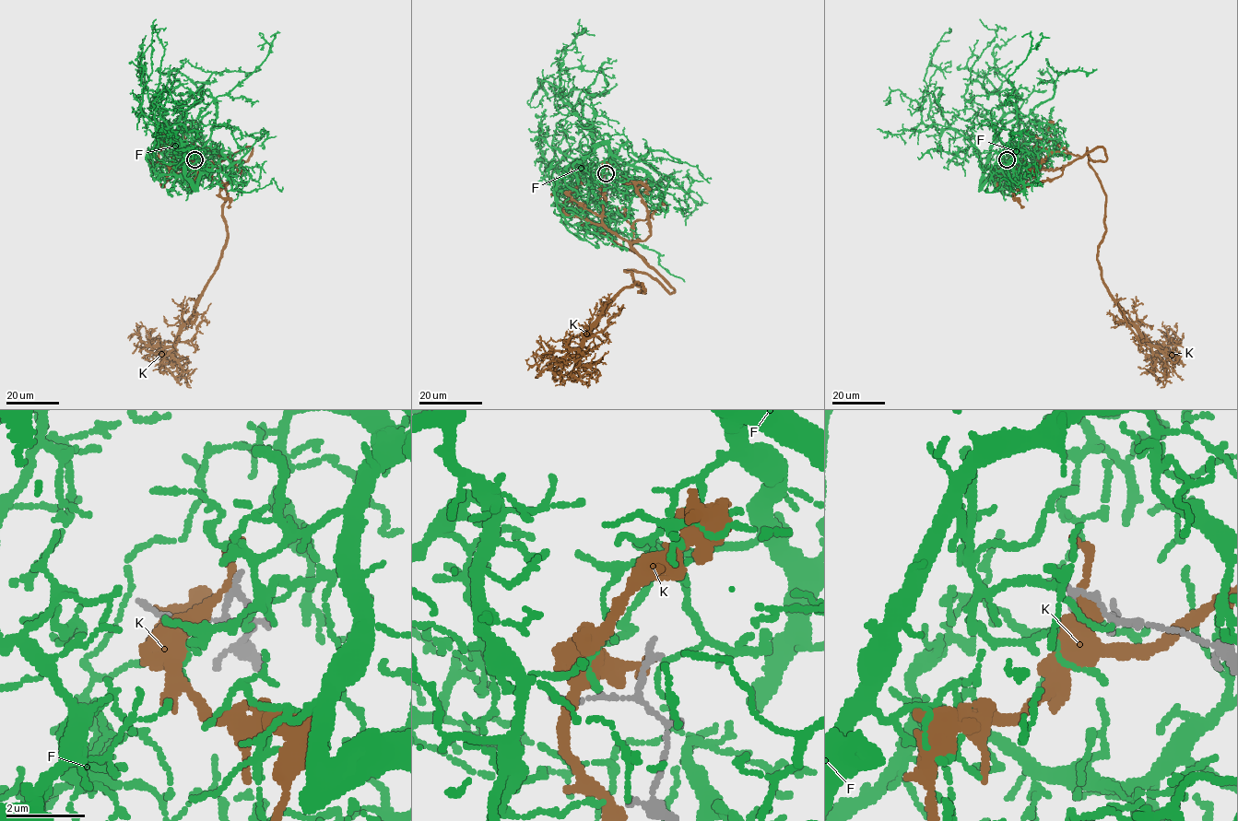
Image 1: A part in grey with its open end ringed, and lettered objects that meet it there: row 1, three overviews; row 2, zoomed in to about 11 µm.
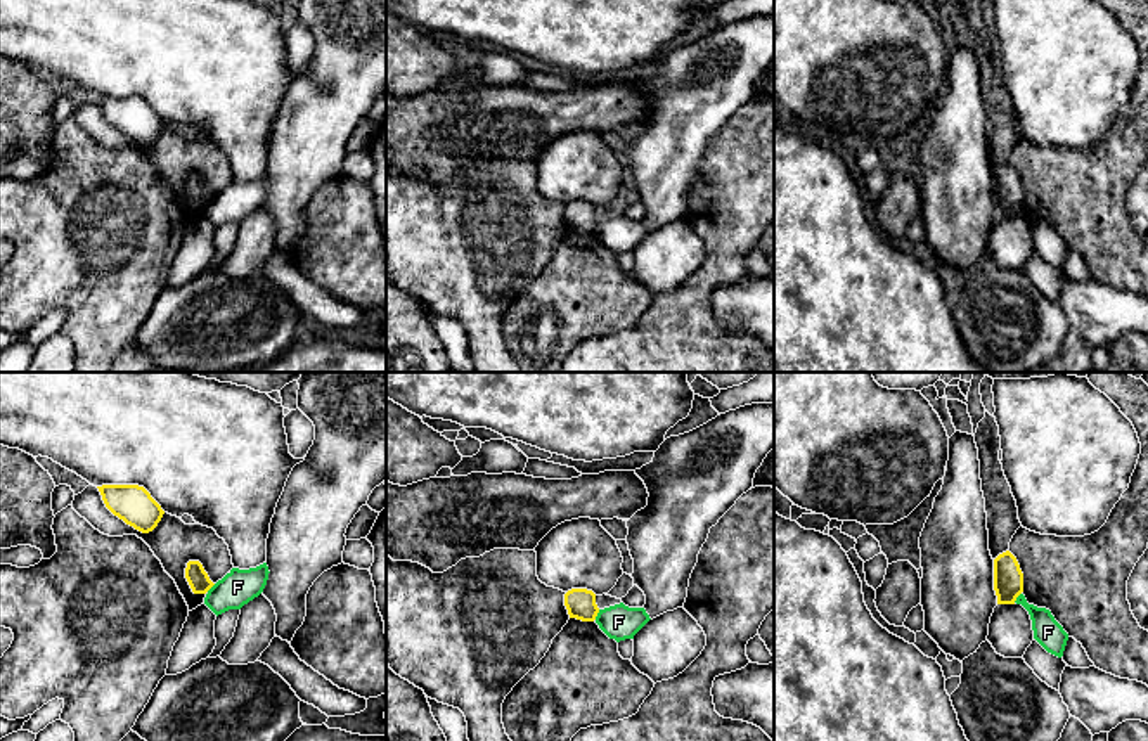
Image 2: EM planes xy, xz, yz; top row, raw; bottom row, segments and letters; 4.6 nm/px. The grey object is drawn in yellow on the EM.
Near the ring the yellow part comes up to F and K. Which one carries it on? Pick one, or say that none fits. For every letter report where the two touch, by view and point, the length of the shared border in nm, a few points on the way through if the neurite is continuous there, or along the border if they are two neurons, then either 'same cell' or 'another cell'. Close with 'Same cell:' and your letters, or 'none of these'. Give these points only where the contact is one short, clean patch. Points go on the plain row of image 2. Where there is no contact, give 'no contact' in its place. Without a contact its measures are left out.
F: xz (596, 227) | 50 nm | along xz (599, 222), (594, 231) | another cell
K: no contact | another cell
Same cell: none of these

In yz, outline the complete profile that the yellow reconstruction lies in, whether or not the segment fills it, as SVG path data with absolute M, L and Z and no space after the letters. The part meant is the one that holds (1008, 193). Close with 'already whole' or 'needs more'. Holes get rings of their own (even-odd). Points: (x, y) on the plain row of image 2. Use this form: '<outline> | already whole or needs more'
M1009 163L994 171L994 203L997 216L1015 216L1023 204L1023 185Z | already whole

